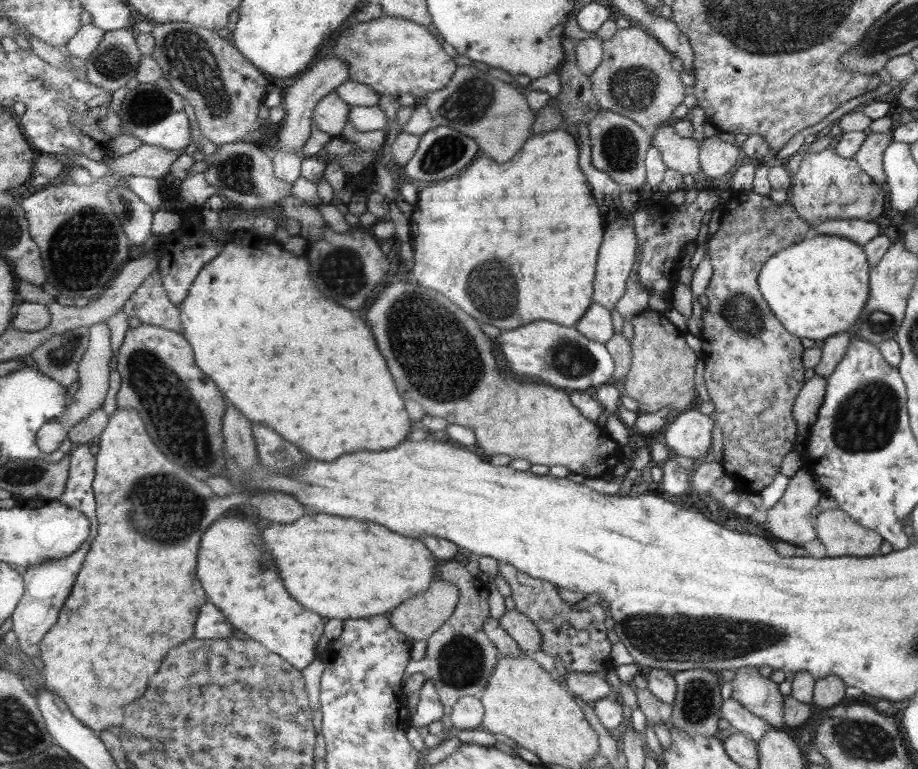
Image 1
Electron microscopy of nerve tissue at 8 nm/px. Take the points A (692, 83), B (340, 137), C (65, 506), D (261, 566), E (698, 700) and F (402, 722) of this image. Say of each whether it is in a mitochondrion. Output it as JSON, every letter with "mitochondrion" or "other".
{"A":"other","B":"other","C":"other","D":"mitochondrion","E":"mitochondrion","F":"other"}

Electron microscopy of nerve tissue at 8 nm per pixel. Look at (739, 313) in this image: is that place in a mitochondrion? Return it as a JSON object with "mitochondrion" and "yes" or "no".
{"mitochondrion":"yes"}

